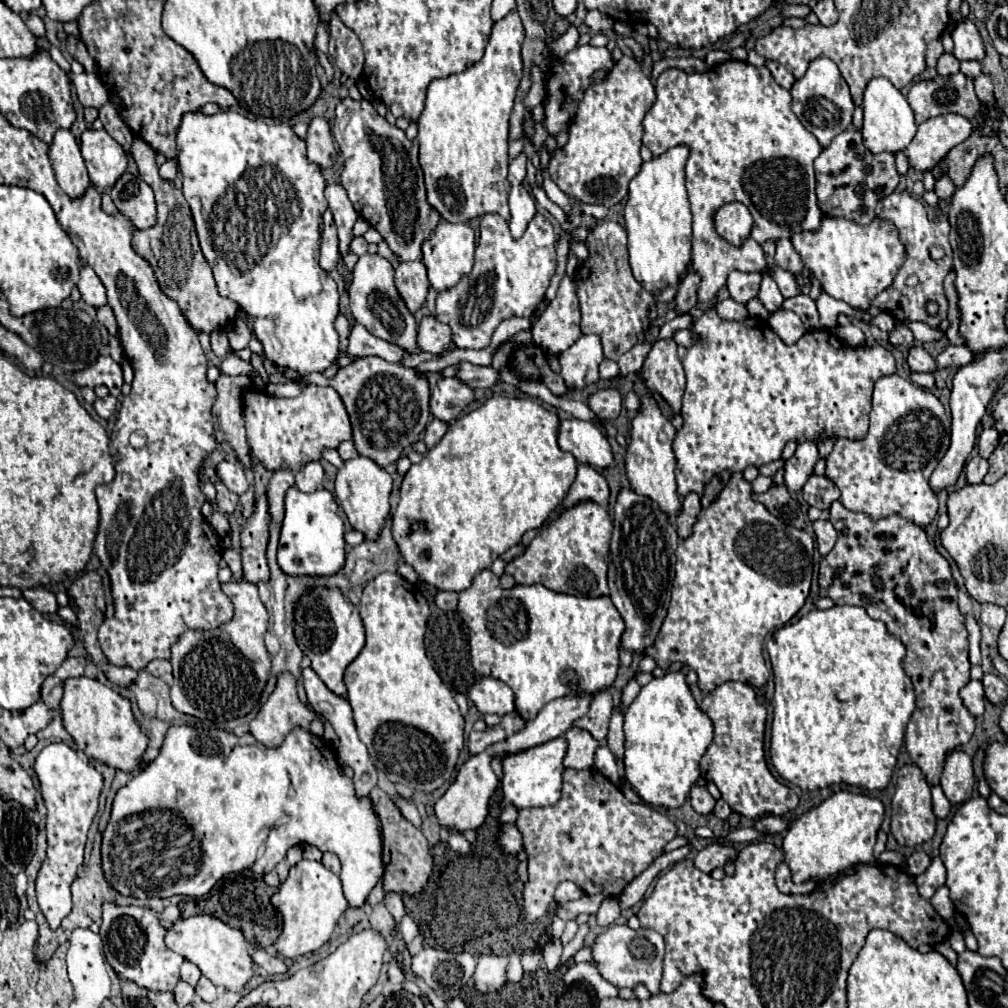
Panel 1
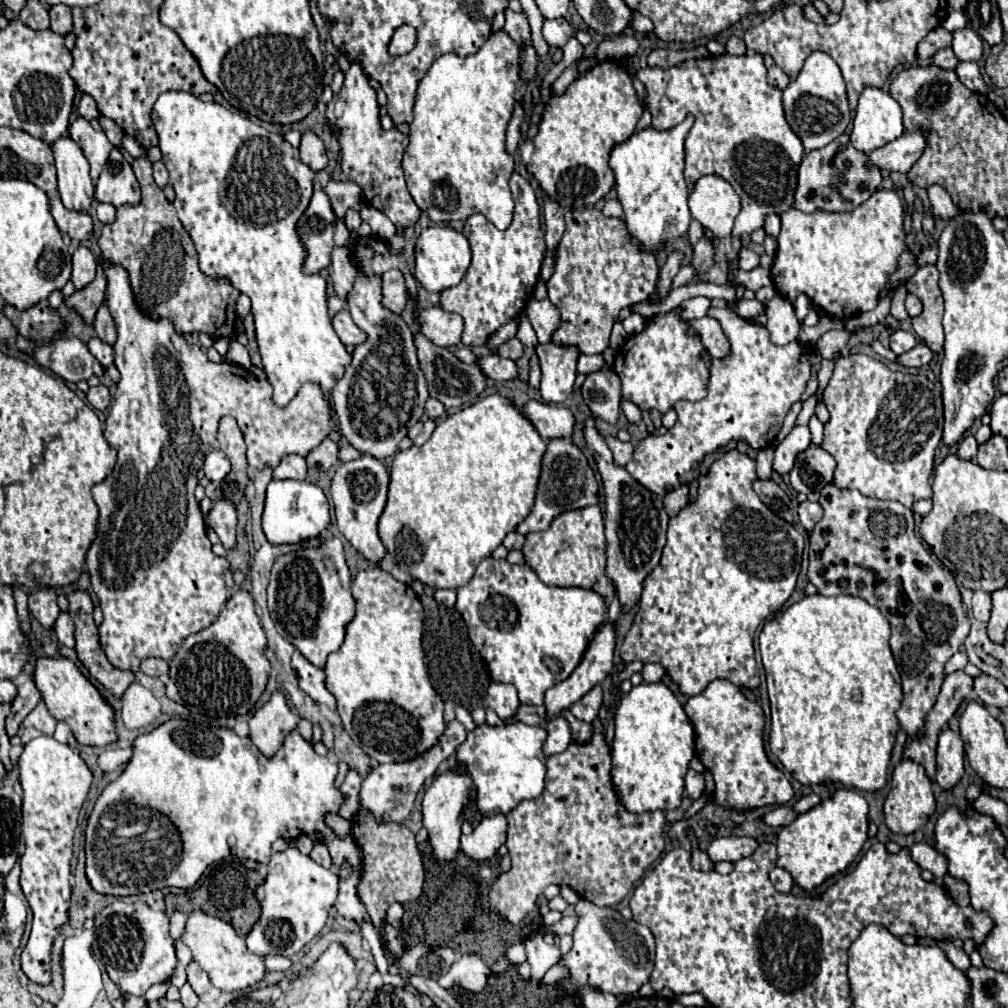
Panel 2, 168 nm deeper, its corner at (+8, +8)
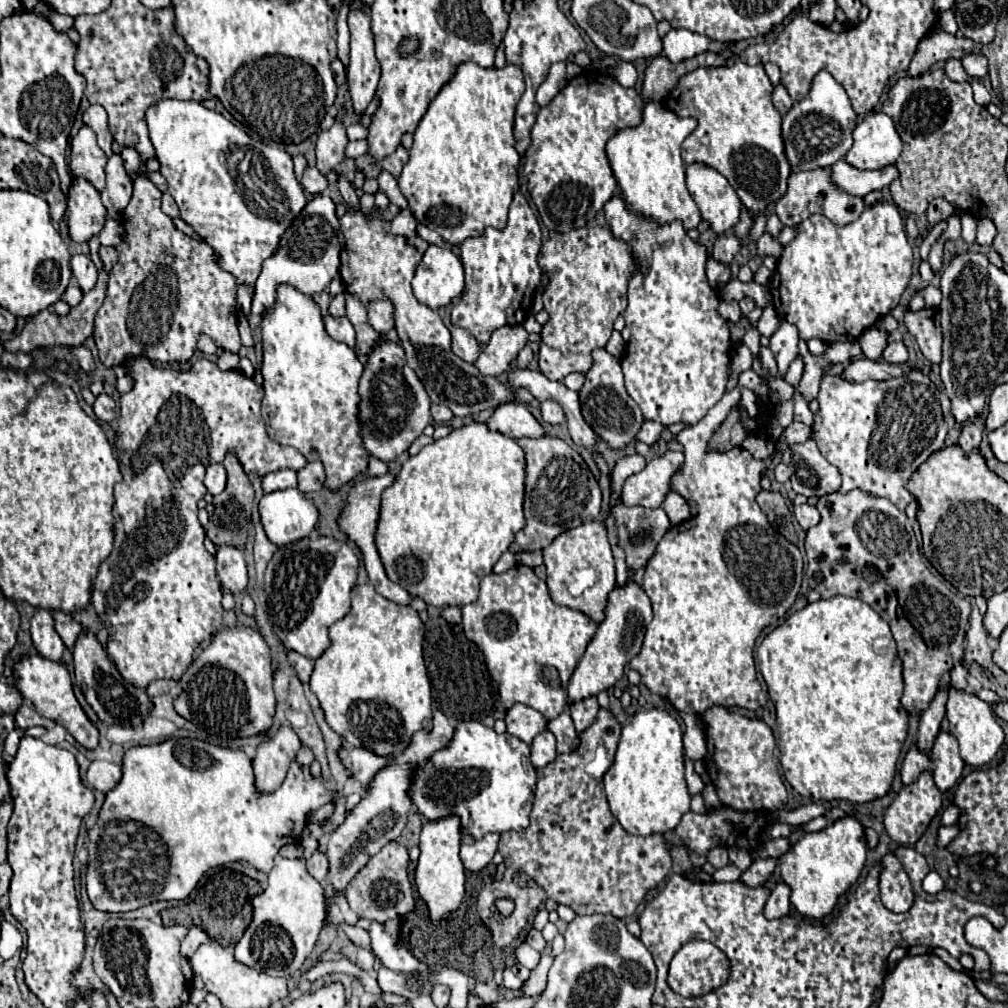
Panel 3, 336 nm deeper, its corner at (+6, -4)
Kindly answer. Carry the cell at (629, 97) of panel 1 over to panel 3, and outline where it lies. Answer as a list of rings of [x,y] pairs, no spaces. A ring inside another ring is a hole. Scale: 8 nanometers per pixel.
[[[584,70],[574,76],[548,106],[540,108],[532,128],[532,144],[522,160],[522,178],[526,180],[528,192],[548,230],[570,232],[592,224],[604,204],[616,196],[618,184],[610,172],[610,162],[606,160],[606,144],[616,132],[638,126],[642,122],[642,110],[642,98],[634,88],[620,86],[614,76],[600,70]]]

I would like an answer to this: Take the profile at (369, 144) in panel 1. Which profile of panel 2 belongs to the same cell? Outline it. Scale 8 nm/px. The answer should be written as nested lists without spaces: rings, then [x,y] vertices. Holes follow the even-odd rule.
[[[352,62],[346,76],[344,86],[338,96],[334,96],[332,104],[326,108],[328,120],[338,126],[340,130],[340,146],[342,146],[342,172],[362,188],[362,198],[368,206],[384,212],[396,226],[398,232],[404,232],[410,224],[416,224],[420,216],[420,208],[412,200],[404,174],[402,174],[402,154],[408,146],[408,136],[400,134],[398,130],[382,130],[380,128],[380,114],[376,102],[376,90],[368,84],[368,76],[360,62]],[[336,102],[344,102],[342,112],[336,116]]]

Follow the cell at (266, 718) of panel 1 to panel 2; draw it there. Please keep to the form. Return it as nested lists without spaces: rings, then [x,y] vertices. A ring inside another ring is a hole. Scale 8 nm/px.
[[[274,692],[270,702],[250,718],[250,740],[264,756],[272,758],[298,722],[300,716],[288,708],[284,694]]]

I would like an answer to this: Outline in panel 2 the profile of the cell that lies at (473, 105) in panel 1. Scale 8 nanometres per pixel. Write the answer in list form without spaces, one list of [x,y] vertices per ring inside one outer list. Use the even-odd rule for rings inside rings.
[[[500,30],[490,34],[486,44],[476,54],[466,58],[456,54],[440,56],[420,80],[414,120],[410,124],[410,144],[404,150],[402,168],[414,202],[432,222],[466,220],[472,214],[484,214],[500,230],[510,226],[514,202],[508,180],[514,172],[514,158],[506,150],[506,124],[514,106],[516,82],[520,80],[518,72],[518,46],[504,30]]]

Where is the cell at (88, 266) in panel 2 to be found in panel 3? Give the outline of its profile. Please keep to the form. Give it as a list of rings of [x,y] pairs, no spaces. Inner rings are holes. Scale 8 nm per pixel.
[[[84,254],[72,256],[72,276],[76,278],[76,282],[84,294],[94,288],[98,270],[96,270],[94,262],[90,260],[90,256],[84,256]]]

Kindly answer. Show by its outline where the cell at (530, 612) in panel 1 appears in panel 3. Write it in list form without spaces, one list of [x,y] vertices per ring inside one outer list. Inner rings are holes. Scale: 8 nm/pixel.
[[[528,566],[484,576],[478,600],[462,606],[462,626],[466,638],[482,650],[488,670],[498,682],[502,704],[506,708],[516,702],[526,704],[546,720],[566,708],[568,680],[598,628],[584,612],[554,604],[546,582]]]

